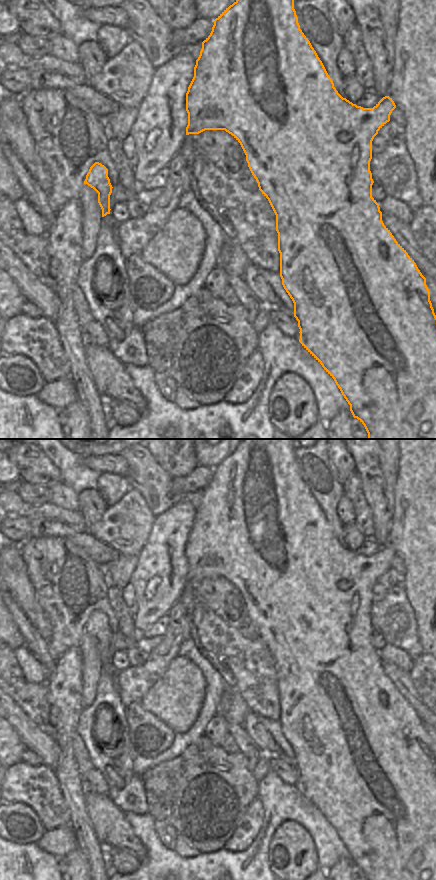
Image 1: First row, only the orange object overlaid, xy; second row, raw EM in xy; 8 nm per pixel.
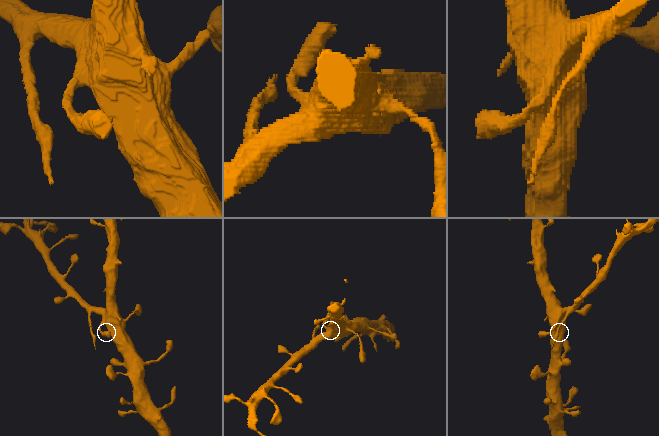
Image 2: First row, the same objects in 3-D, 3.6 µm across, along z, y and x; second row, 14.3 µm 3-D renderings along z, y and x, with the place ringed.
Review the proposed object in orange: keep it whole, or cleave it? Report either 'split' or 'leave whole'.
split

